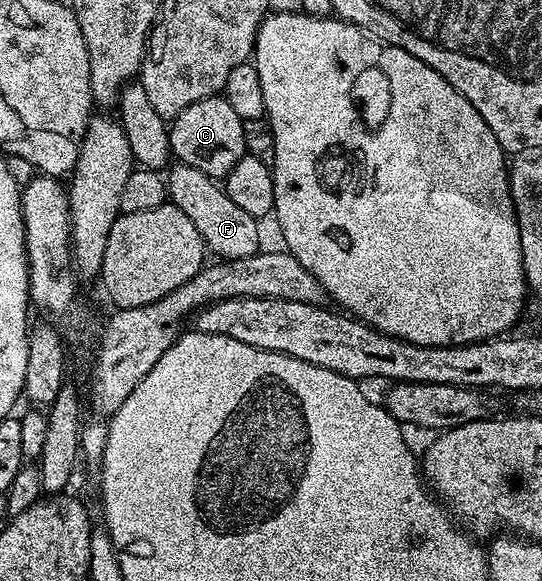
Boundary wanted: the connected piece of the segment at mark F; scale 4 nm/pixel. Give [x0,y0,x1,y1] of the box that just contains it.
[165,162,260,261]

